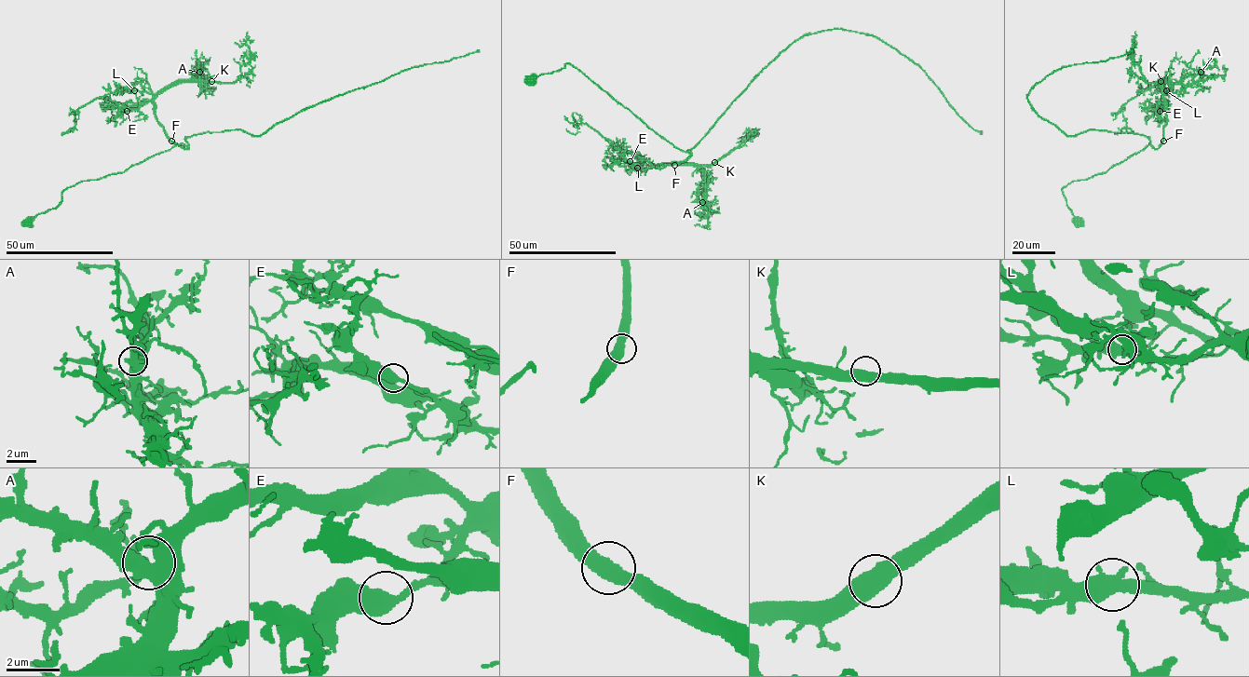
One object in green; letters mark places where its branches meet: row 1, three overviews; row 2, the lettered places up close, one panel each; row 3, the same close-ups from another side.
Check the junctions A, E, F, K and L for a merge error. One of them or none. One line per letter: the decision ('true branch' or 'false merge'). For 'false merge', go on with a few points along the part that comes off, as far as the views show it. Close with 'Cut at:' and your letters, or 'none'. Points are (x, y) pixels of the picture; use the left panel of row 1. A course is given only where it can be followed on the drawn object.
A: true branch
E: true branch
F: true branch
K: true branch
L: true branch
Cut at: none

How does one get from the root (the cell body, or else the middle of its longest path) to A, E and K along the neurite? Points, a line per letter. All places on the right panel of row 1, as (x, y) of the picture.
A: (1078, 222), (1062, 189), (1105, 173), (1149, 143), (1157, 149), (1166, 122), (1163, 82), (1192, 85), (1201, 72)
E: (1078, 222), (1062, 189), (1073, 181), (1105, 173), (1149, 143), (1157, 149), (1166, 122), (1166, 101), (1160, 111)
K: (1078, 222), (1066, 204), (1065, 186), (1105, 173), (1149, 143), (1157, 149), (1161, 143), (1166, 116), (1160, 81)

